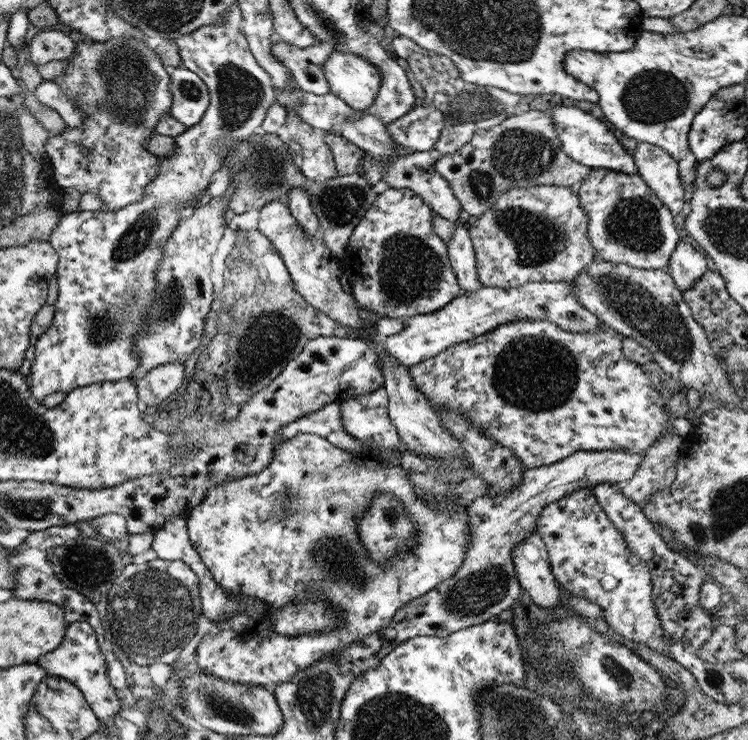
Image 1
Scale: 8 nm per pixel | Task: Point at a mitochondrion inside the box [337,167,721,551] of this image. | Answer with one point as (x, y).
(532, 373)

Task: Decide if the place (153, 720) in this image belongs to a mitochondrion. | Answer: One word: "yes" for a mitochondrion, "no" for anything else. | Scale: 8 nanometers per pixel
yes

